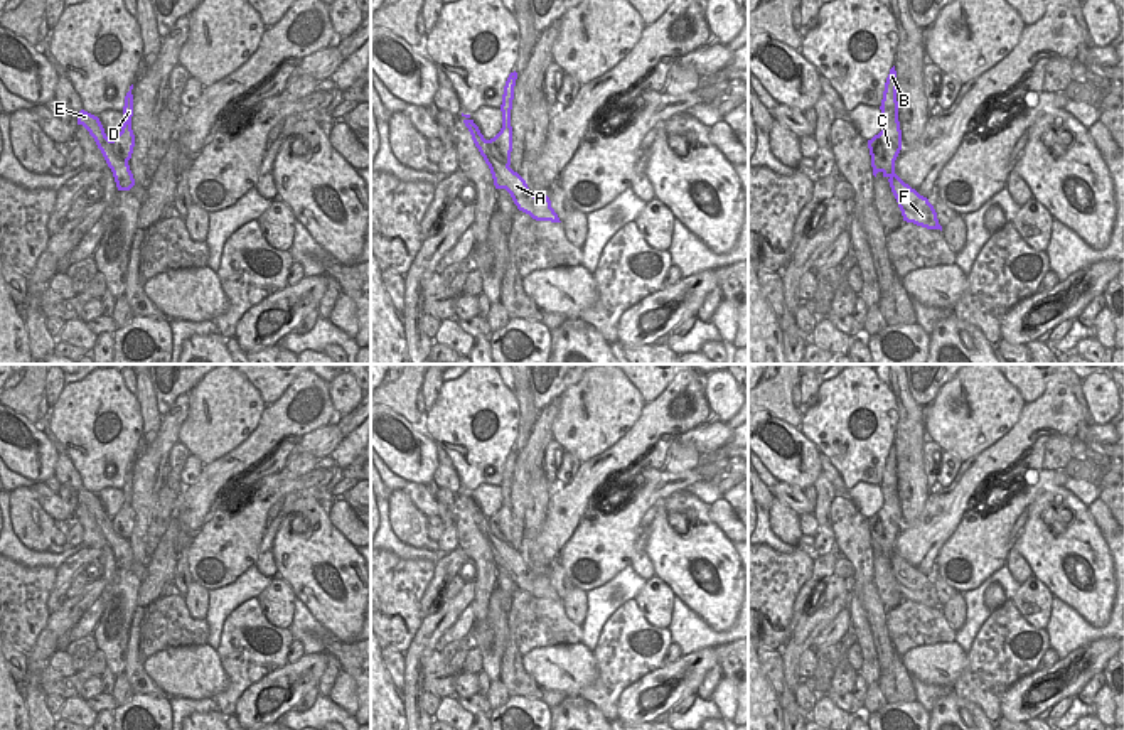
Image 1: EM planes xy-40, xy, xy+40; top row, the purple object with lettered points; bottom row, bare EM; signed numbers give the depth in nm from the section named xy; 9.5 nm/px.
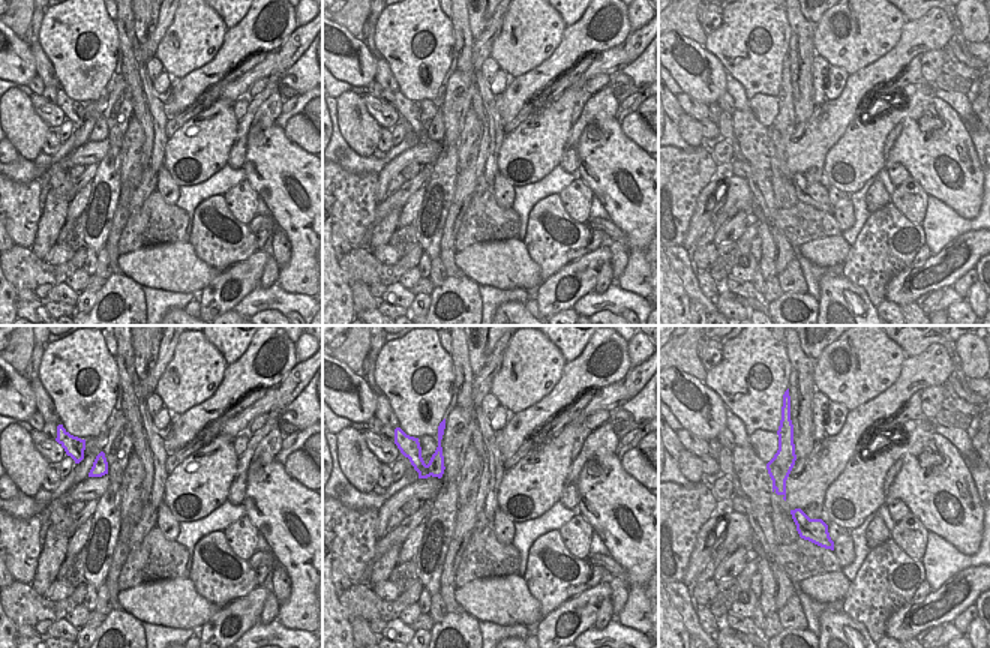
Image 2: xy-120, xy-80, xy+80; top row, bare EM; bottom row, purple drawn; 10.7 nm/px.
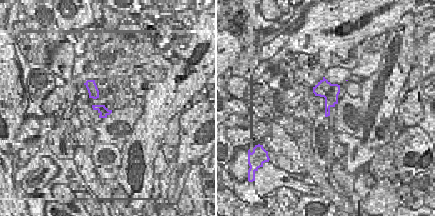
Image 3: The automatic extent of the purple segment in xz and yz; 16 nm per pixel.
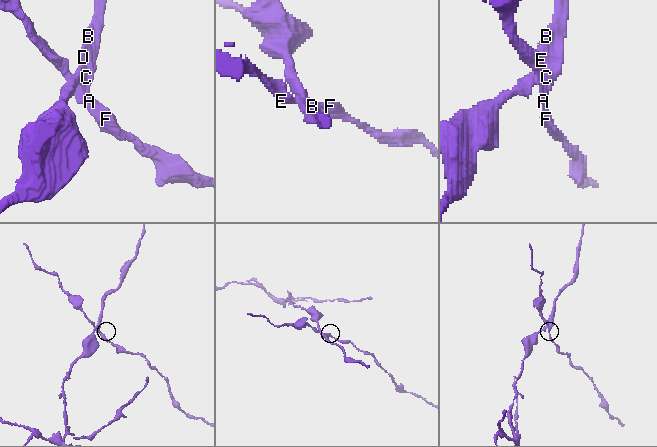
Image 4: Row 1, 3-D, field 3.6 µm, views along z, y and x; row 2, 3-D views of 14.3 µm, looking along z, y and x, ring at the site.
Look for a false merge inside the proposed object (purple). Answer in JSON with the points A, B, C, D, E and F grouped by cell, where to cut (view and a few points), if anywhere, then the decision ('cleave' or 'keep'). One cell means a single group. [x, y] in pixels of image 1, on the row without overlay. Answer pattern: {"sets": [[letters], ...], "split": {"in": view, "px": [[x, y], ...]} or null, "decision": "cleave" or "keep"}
{"sets": [["A", "E", "F"], ["B", "C", "D"]], "split": {"in": "xy", "px": [[487, 518], [489, 528], [508, 543]]}, "decision": "cleave"}

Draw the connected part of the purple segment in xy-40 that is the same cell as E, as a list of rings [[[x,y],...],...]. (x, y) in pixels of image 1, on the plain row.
[[[81,487],[78,491],[78,502],[83,502],[89,513],[94,516],[98,526],[101,528],[108,545],[113,550],[118,568],[130,568],[135,563],[133,551],[126,538],[121,538],[113,529],[113,518],[104,511],[104,506],[98,494]]]

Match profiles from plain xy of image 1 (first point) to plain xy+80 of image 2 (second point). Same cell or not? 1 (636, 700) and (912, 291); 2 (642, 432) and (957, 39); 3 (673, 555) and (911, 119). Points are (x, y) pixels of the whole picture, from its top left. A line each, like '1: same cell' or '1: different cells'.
1: same cell
2: different cells
3: same cell

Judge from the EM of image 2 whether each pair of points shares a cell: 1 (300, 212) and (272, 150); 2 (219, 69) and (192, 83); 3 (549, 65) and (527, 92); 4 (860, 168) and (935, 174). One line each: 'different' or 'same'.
1: same
2: same
3: same
4: different

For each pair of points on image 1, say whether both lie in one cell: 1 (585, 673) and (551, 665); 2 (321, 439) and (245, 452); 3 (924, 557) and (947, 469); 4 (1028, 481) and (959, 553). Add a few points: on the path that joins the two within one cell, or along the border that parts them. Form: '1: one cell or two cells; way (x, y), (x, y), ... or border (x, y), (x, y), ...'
1: one cell; way (577, 668), (560, 668)
2: two cells; border (334, 420), (305, 432), (299, 439)
3: two cells; border (963, 462), (954, 479), (937, 488)
4: one cell; way (1020, 498), (979, 538)

